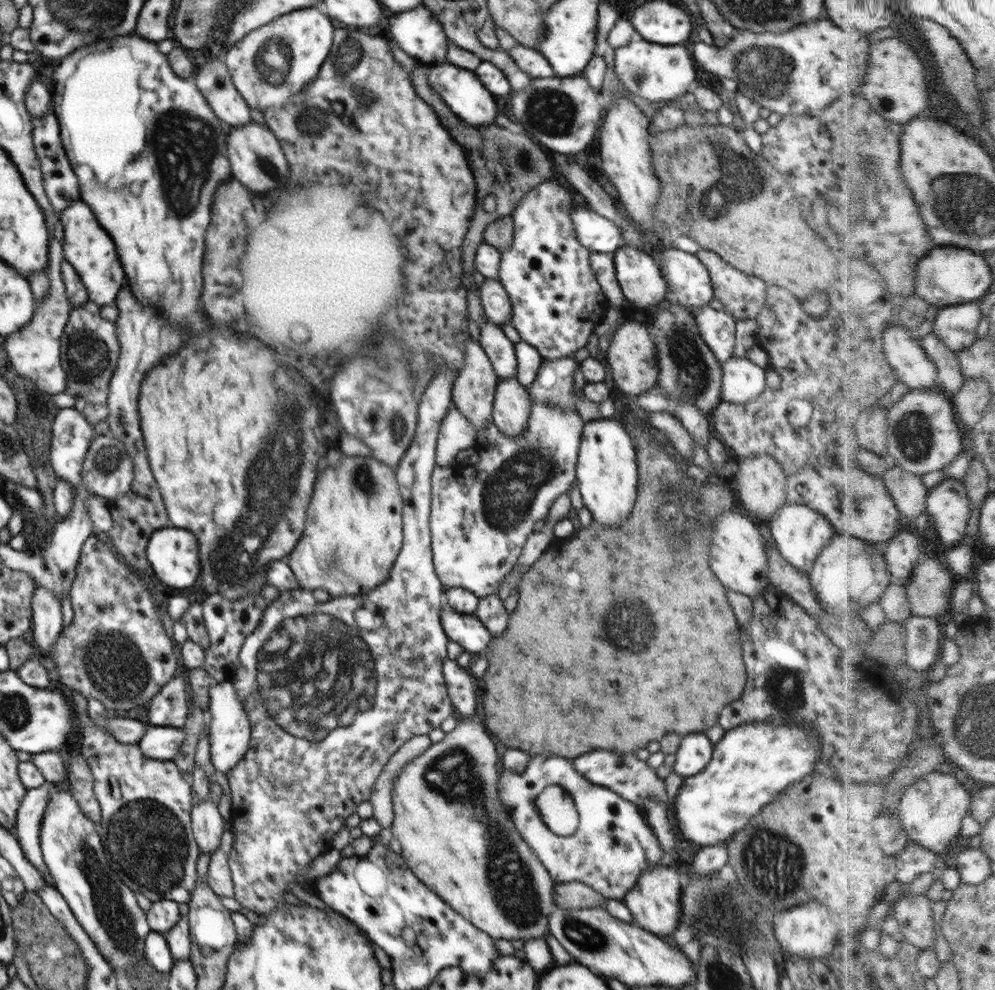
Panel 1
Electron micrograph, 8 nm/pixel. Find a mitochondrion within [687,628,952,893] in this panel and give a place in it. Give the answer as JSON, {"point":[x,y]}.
{"point":[784,687]}

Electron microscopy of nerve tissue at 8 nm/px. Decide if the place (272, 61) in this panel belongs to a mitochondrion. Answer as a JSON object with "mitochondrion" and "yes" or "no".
{"mitochondrion":"yes"}

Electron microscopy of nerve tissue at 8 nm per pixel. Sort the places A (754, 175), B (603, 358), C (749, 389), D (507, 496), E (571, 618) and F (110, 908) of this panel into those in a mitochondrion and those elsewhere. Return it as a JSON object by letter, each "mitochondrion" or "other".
{"A":"mitochondrion","B":"other","C":"other","D":"mitochondrion","E":"other","F":"mitochondrion"}

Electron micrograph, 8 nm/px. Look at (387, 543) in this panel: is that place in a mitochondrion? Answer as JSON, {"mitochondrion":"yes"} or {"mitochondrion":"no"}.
{"mitochondrion":"no"}

